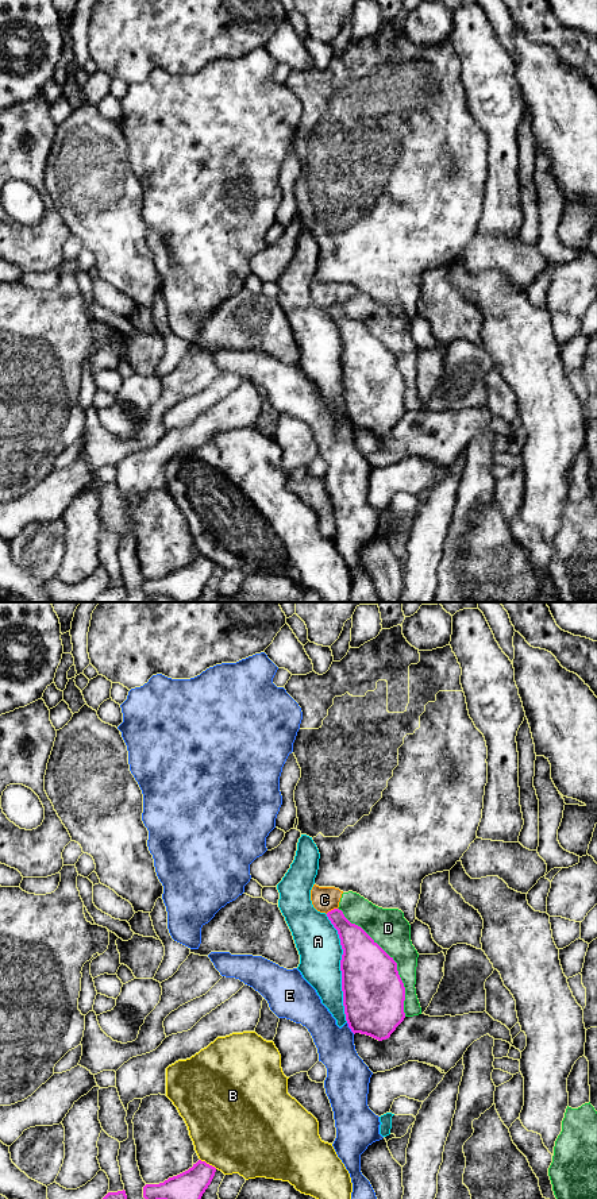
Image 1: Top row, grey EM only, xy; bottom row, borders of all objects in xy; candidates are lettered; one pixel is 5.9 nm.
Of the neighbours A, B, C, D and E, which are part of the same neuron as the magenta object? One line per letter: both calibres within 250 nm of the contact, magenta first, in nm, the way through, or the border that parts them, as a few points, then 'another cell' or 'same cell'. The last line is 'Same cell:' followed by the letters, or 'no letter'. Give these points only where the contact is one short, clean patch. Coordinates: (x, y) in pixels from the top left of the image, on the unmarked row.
A: 360/260 nm | another cell
B: 200/480 nm | another cell
C: 180/150 nm | along xy (336, 303), (326, 308) | another cell
D: 360/220 nm | another cell
E: 360/220 nm | another cell
Same cell: no letter

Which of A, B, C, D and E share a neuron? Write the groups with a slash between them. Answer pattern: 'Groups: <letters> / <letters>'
Groups: A / B / C D / E

